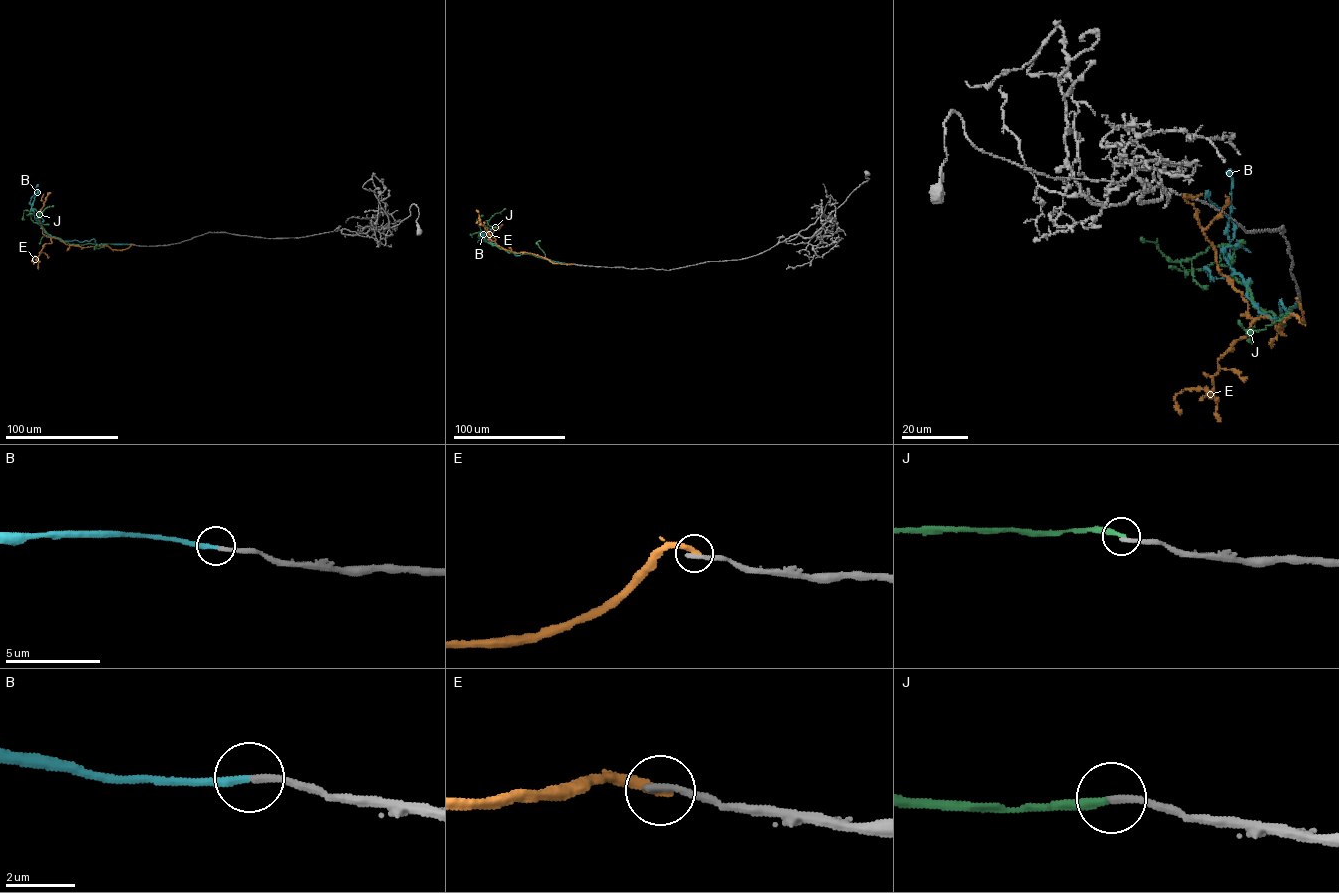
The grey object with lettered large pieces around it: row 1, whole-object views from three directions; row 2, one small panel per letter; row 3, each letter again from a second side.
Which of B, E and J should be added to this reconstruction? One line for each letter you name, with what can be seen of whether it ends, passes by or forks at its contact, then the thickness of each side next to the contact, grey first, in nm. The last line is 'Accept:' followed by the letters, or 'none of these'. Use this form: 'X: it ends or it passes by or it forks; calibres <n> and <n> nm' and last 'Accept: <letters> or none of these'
B: it ends; calibres 220 and 240 nm
Accept: B

